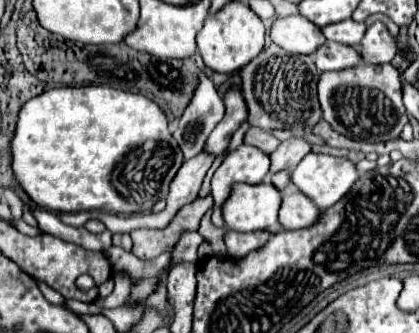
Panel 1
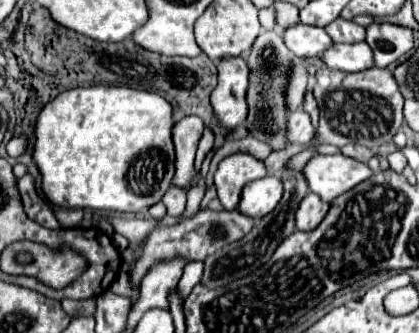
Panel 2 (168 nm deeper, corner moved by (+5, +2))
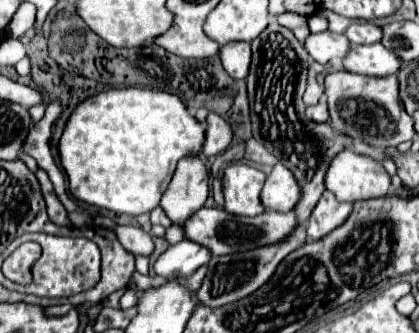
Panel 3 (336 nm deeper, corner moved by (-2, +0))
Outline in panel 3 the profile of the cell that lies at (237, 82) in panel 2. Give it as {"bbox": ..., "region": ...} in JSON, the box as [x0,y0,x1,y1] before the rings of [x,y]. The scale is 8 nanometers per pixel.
{"bbox":[220,43,250,79],"region":[[[228,43],[228,47],[220,49],[220,59],[224,65],[224,71],[232,79],[246,79],[250,69],[250,45],[248,43]]]}

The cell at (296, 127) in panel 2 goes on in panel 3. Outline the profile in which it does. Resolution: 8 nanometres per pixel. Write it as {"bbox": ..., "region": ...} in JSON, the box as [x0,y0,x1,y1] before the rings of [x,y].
{"bbox":[306,99,328,123],"region":[[[322,99],[318,105],[314,107],[306,107],[306,117],[314,123],[326,123],[328,121],[328,109],[326,109],[326,101]]]}

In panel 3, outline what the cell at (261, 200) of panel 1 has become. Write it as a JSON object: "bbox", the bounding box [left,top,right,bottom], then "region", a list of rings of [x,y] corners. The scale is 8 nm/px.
{"bbox":[260,163,300,211],"region":[[[282,163],[274,165],[272,173],[266,177],[260,199],[266,211],[290,211],[296,205],[296,199],[300,199],[296,179]]]}

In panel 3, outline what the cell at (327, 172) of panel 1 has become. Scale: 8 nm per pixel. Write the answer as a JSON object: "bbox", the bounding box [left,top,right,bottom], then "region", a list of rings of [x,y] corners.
{"bbox":[326,149,390,203],"region":[[[344,149],[328,165],[326,189],[332,191],[338,201],[354,203],[386,195],[390,175],[376,159]]]}

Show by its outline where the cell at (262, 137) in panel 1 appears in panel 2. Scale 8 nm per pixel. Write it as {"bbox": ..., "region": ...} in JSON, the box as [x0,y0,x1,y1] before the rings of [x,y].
{"bbox":[211,137,271,171],"region":[[[243,137],[243,139],[233,139],[233,141],[225,141],[213,155],[211,159],[211,171],[217,167],[217,163],[227,157],[227,155],[233,155],[233,153],[249,153],[253,157],[257,157],[259,161],[267,159],[267,155],[271,153],[271,147],[255,137]]]}

